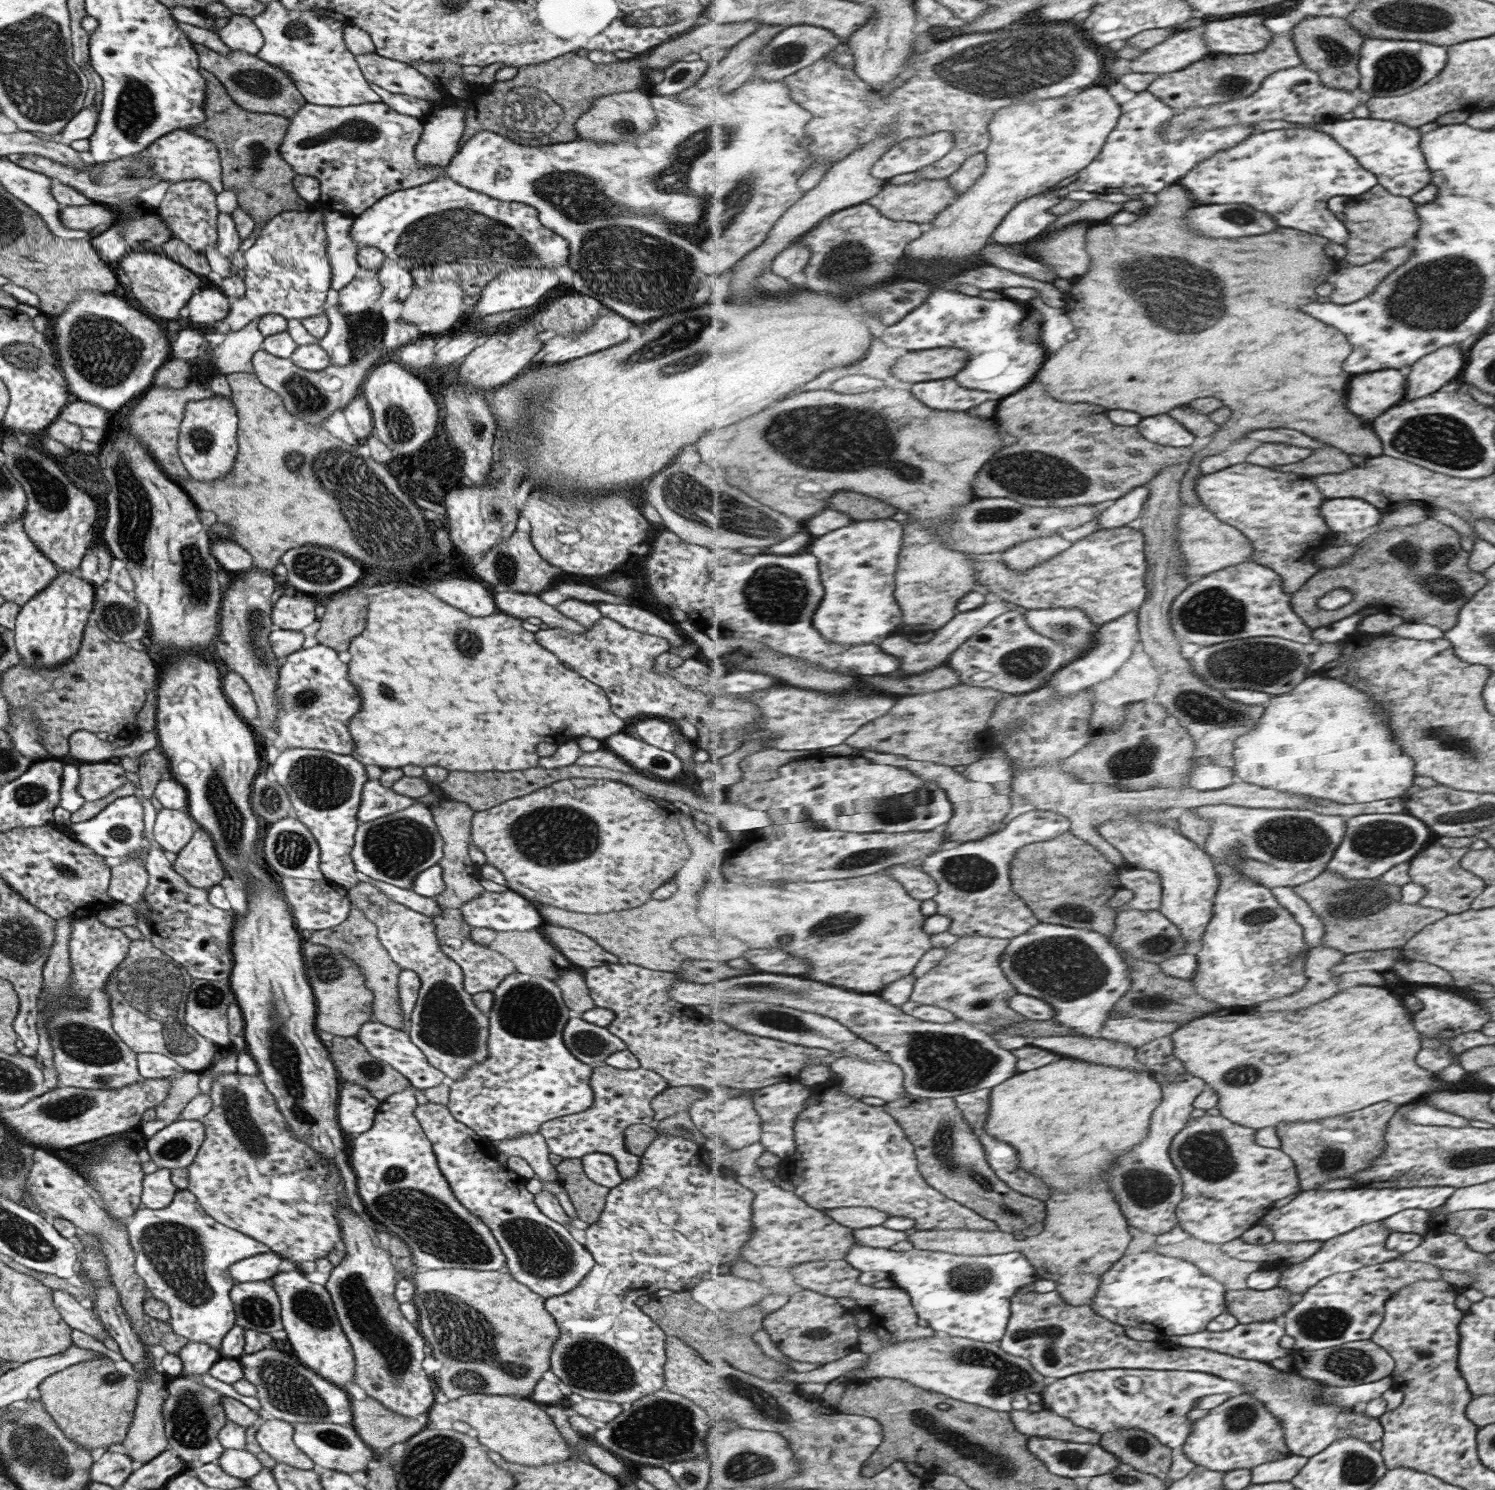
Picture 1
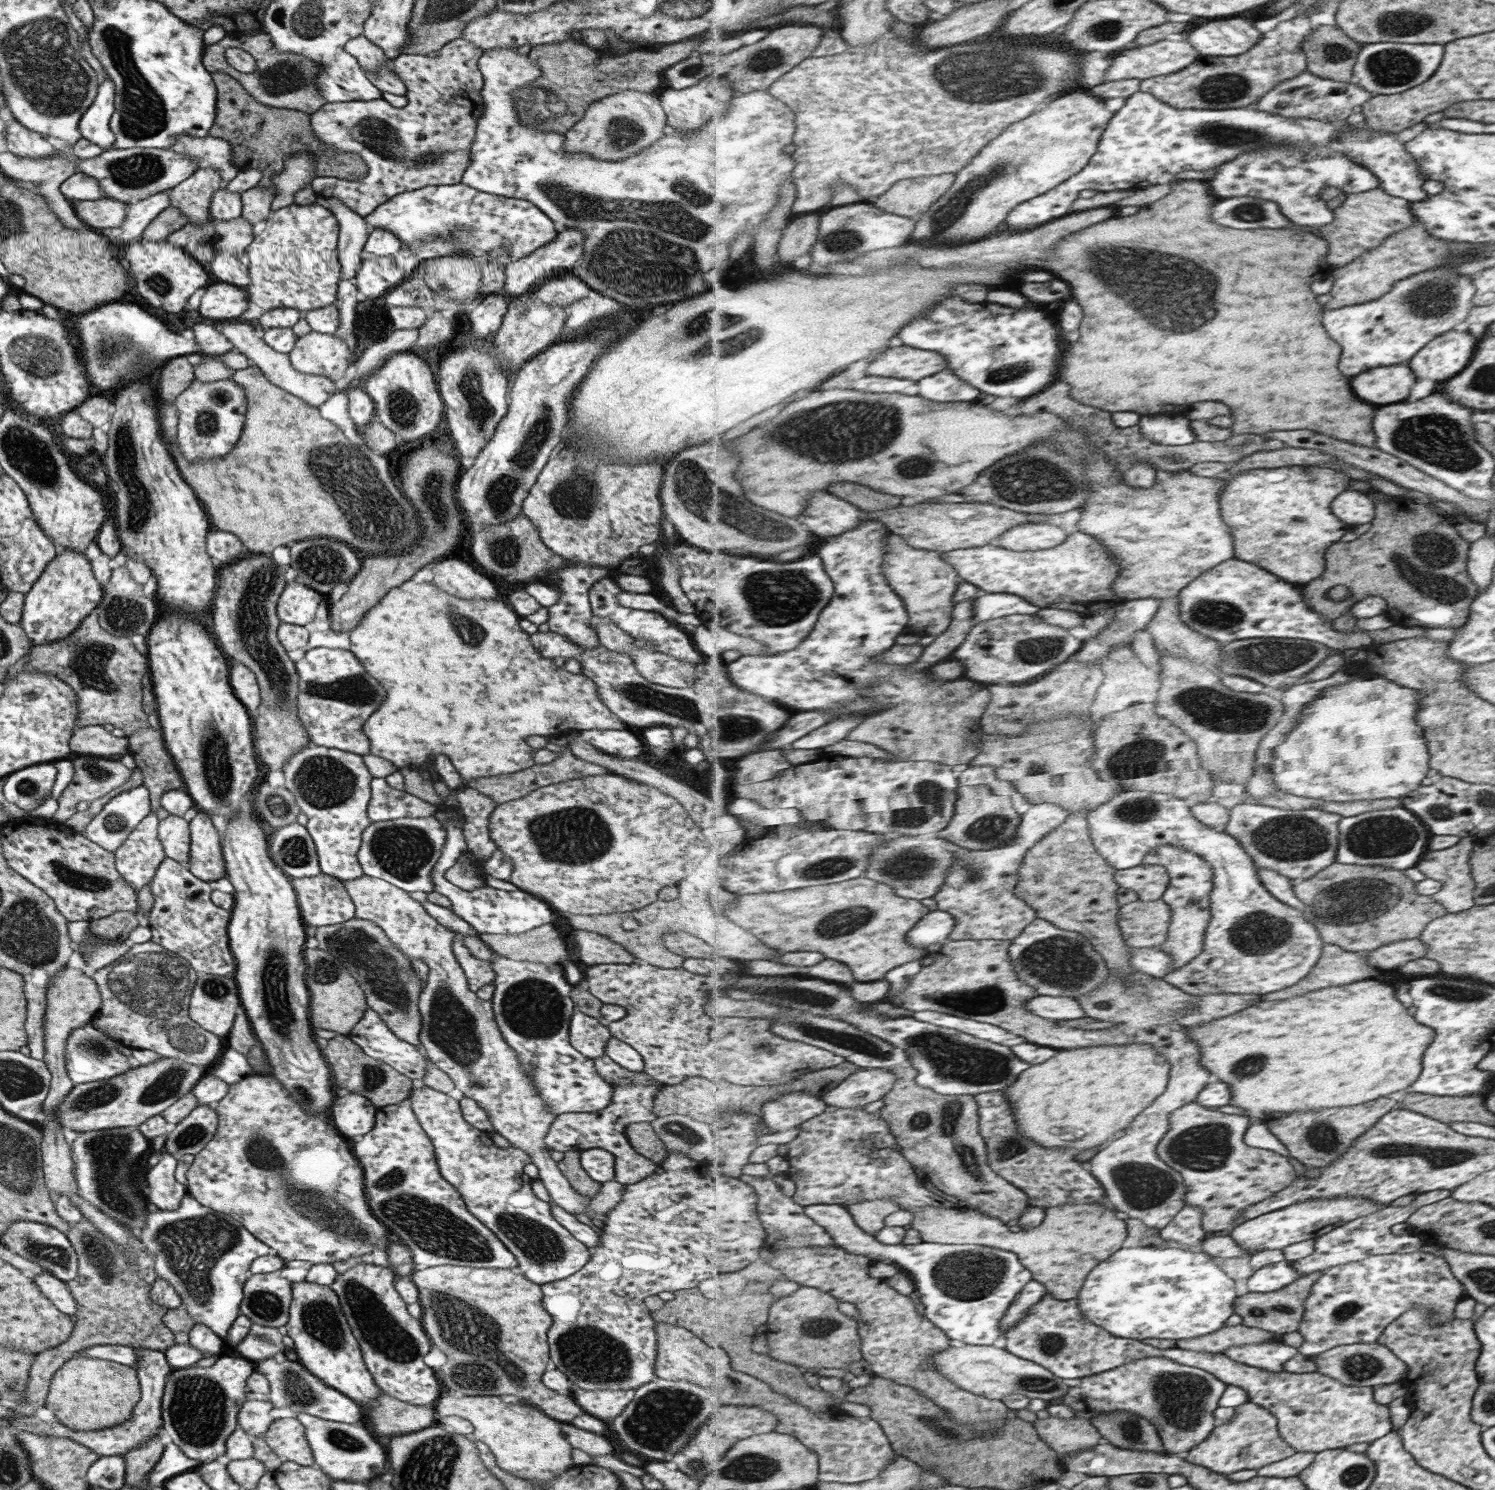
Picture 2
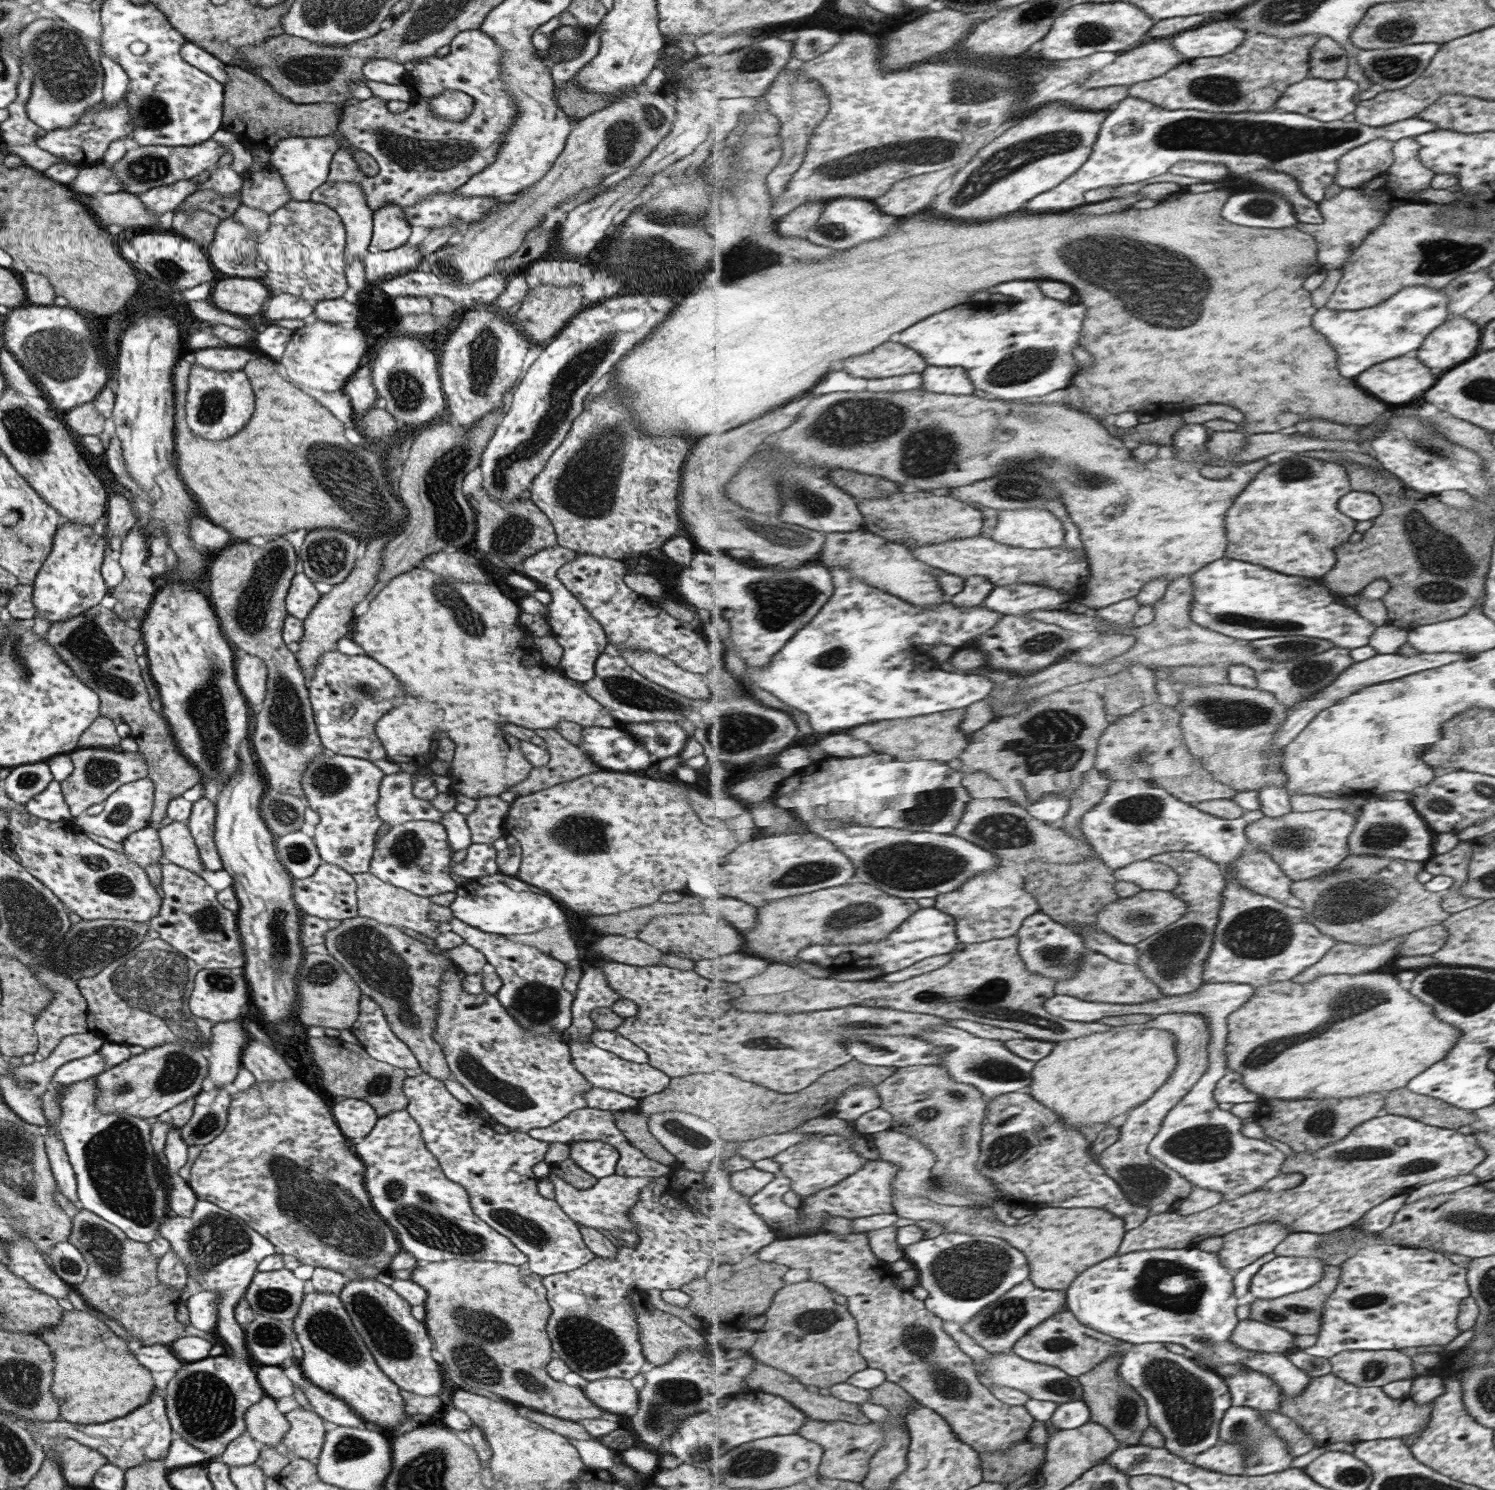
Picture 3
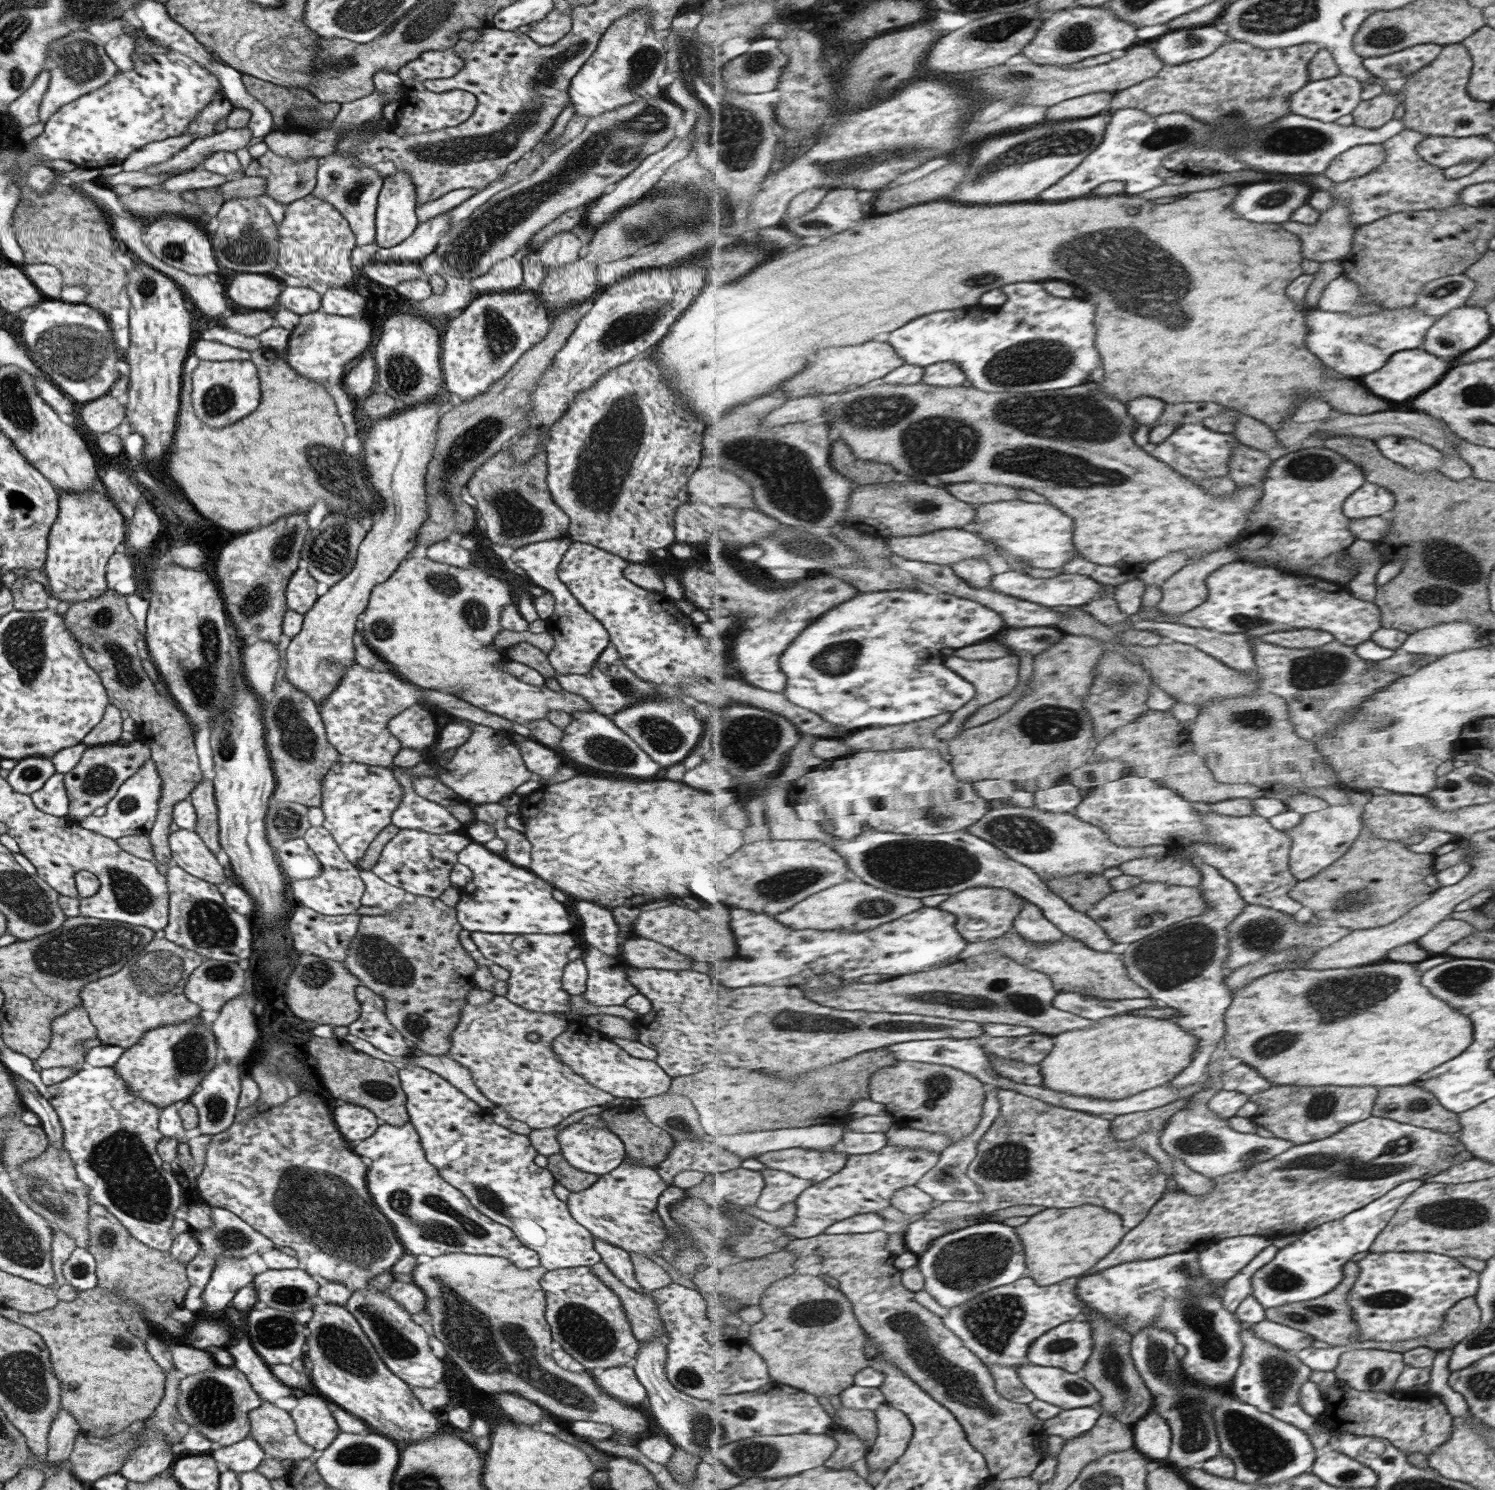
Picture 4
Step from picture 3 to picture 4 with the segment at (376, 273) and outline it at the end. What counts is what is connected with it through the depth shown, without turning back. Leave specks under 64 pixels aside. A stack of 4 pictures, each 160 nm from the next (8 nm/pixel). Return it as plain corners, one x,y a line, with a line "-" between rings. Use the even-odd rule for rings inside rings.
445,212
418,223
414,231
399,244
392,247
379,248
373,261
386,263
389,260
407,261
419,264
427,254
434,252
437,240
450,230
450,214

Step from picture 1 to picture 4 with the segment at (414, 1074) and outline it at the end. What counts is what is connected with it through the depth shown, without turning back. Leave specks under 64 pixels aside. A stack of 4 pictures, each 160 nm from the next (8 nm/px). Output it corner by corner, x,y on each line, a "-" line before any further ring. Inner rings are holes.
361,984
355,987
354,995
360,1006
360,1013
346,1026
348,1033
366,1040
384,1054
407,1058
410,1054
408,1044
388,1021
381,996

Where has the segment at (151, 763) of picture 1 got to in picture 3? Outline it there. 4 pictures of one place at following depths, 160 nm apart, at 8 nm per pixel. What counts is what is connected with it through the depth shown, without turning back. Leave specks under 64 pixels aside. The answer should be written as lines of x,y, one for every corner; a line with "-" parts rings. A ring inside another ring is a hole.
151,826
132,832
121,842
121,846
121,854
143,870
147,865
164,861
158,831
151,829

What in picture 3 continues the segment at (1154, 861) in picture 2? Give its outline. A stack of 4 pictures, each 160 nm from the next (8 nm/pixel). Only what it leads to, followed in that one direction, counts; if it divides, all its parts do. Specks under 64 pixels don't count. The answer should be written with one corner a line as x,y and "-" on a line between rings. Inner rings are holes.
1165,852
1153,860
1172,866
1180,874
1180,885
1174,893
1189,904
1189,916
1136,945
1140,952
1138,965
1165,997
1191,994
1206,983
1203,980
1204,968
1214,947
1216,928
1222,919
1227,872
1223,866
1197,852

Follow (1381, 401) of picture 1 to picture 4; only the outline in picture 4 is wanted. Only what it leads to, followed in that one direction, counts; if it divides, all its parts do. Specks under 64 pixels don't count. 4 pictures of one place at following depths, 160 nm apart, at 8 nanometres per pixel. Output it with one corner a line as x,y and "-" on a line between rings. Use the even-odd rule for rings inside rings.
1423,350
1399,351
1391,355
1391,360
1387,360
1387,368
1379,368
1379,372
1365,376
1363,382
1371,392
1375,392
1375,396
1381,396
1393,402
1403,402
1431,388
1445,374
1445,370
1447,370
1447,362
1435,358
1431,353
1427,354

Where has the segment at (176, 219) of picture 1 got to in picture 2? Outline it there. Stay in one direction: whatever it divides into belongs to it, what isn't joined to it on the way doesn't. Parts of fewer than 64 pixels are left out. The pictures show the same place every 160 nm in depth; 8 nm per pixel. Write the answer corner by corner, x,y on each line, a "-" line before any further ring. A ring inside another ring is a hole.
211,167
198,168
182,180
177,186
169,189
170,205
186,216
187,223
201,226
211,223
208,206
213,192
223,184
221,175

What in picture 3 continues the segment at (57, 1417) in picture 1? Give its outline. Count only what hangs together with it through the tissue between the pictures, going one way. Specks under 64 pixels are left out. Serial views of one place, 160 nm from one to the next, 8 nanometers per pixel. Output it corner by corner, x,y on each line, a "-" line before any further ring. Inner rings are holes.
93,1309
63,1311
59,1326
47,1328
39,1338
51,1350
54,1367
52,1381
49,1387
51,1398
55,1400
61,1420
78,1425
96,1425
102,1422
114,1422
116,1419
129,1414
132,1410
143,1407
149,1401
151,1391
155,1389
149,1371
134,1357
130,1351
131,1345
115,1336
103,1320
99,1320

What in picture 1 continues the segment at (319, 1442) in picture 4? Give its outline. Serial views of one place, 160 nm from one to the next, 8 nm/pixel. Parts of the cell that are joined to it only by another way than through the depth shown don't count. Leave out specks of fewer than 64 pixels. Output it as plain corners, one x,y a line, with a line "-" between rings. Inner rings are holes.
266,1417
254,1434
255,1440
276,1463
309,1470
312,1468
313,1462
295,1446
292,1441
292,1427
284,1420

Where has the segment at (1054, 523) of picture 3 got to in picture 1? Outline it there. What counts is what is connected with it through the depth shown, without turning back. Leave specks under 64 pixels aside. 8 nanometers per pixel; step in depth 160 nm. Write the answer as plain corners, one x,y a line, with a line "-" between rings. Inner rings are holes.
1060,535
1037,537
1003,551
1000,556
1012,569
1026,571
1053,559
1071,547
1072,542

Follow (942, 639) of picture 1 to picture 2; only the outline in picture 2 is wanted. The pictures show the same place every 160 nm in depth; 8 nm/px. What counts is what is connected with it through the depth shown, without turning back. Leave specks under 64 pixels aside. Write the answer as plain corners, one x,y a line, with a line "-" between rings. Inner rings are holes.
985,593
974,602
974,626
977,623
1011,615
1031,615
1041,612
1036,604
1011,593

